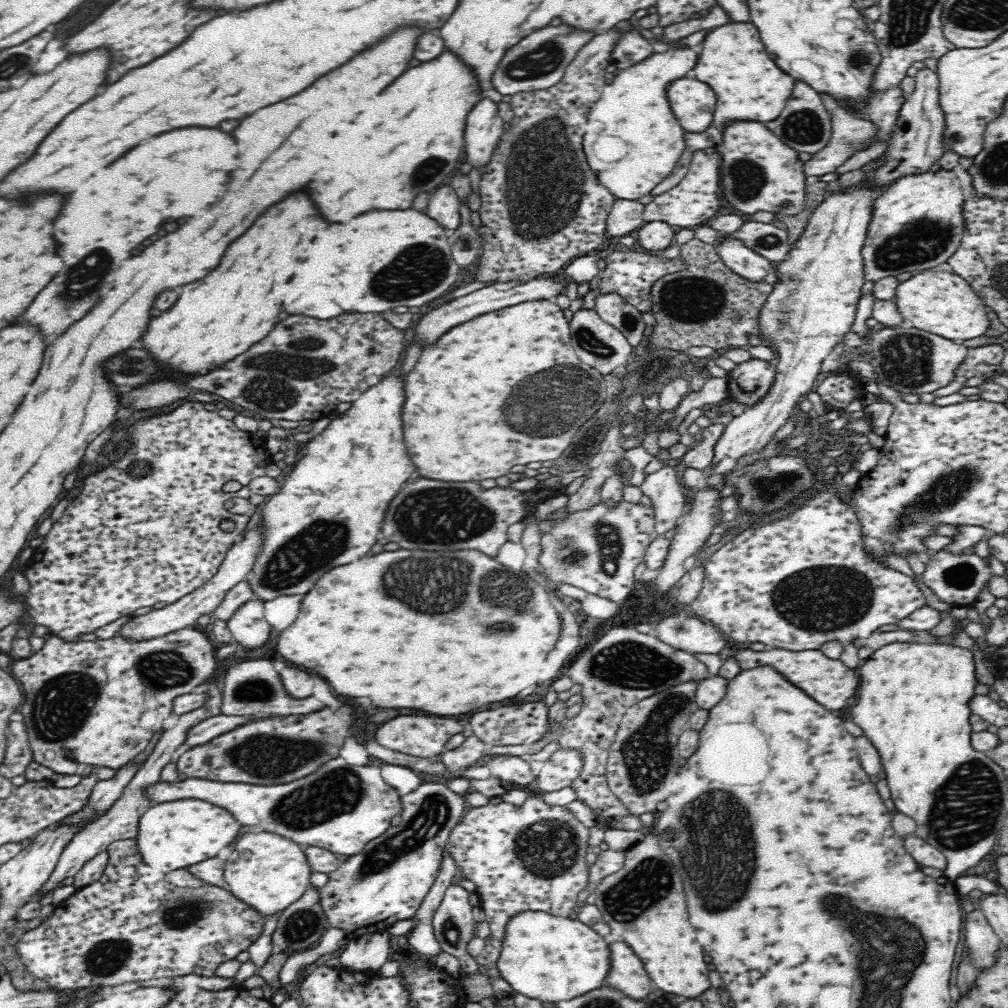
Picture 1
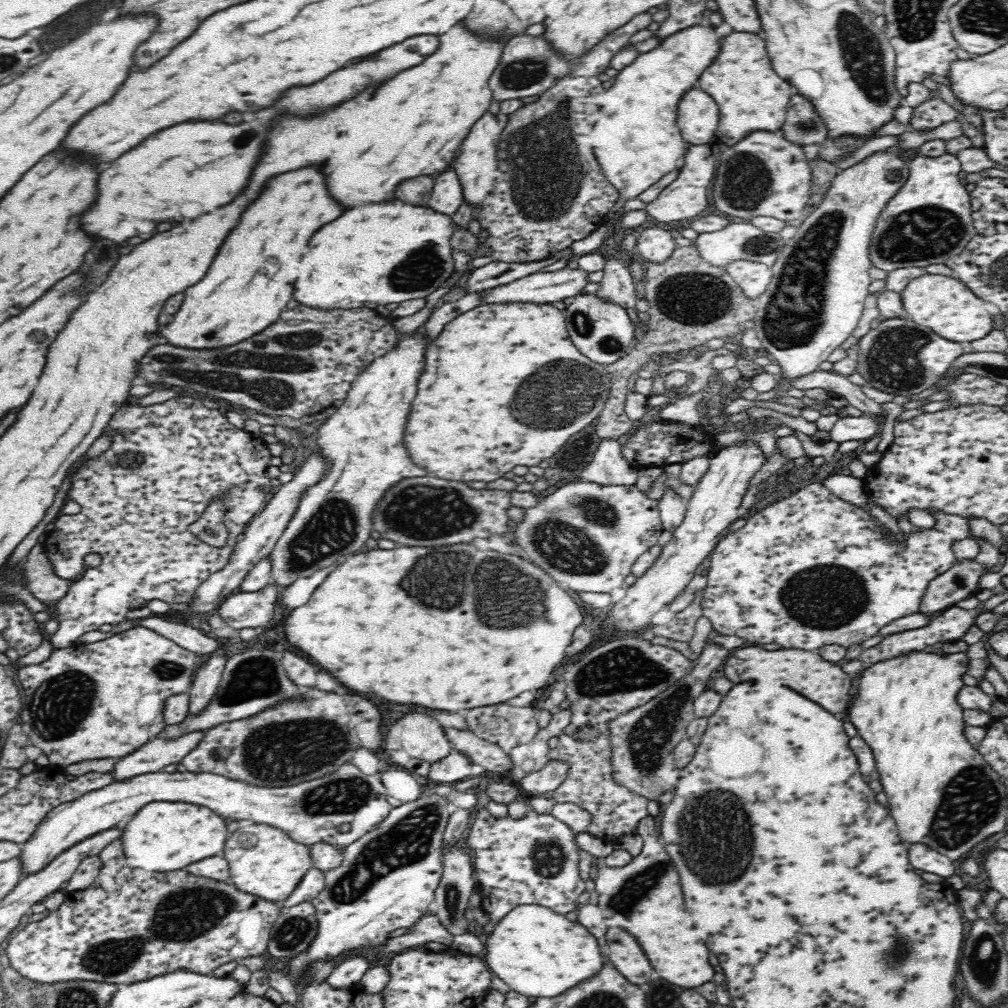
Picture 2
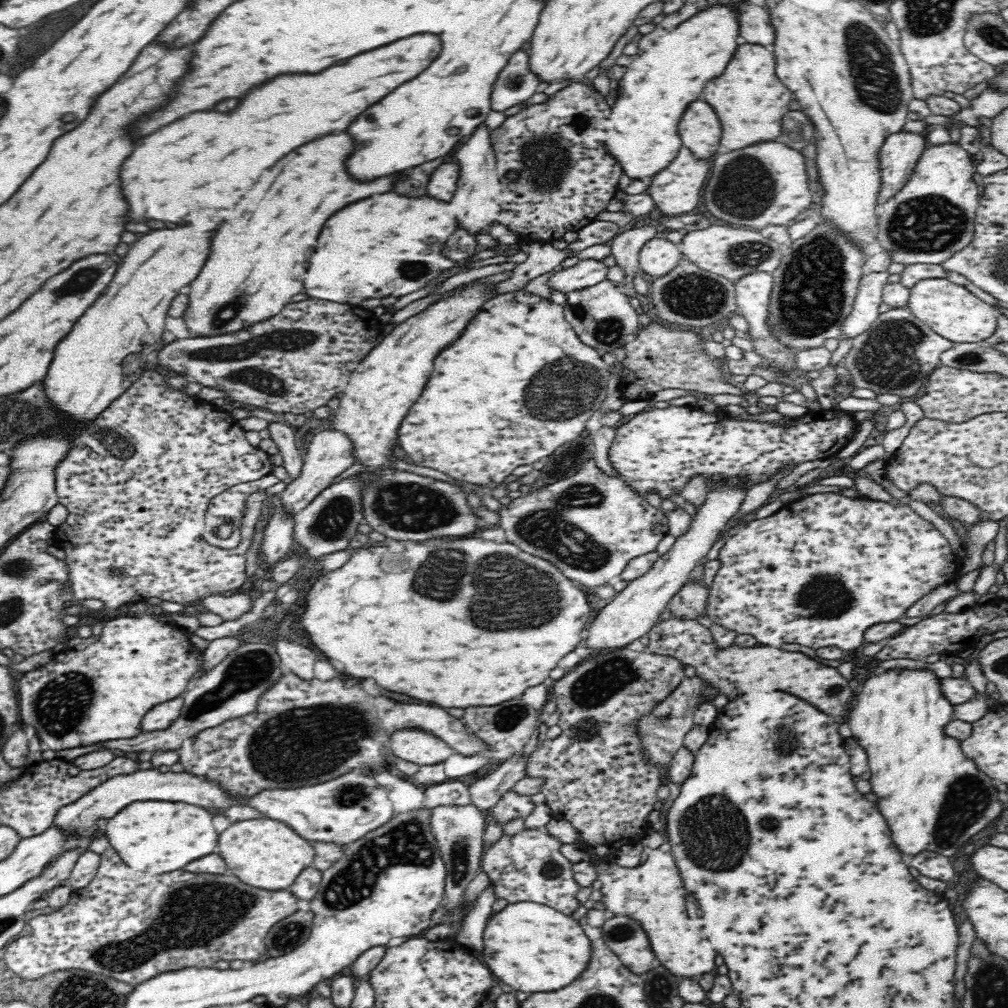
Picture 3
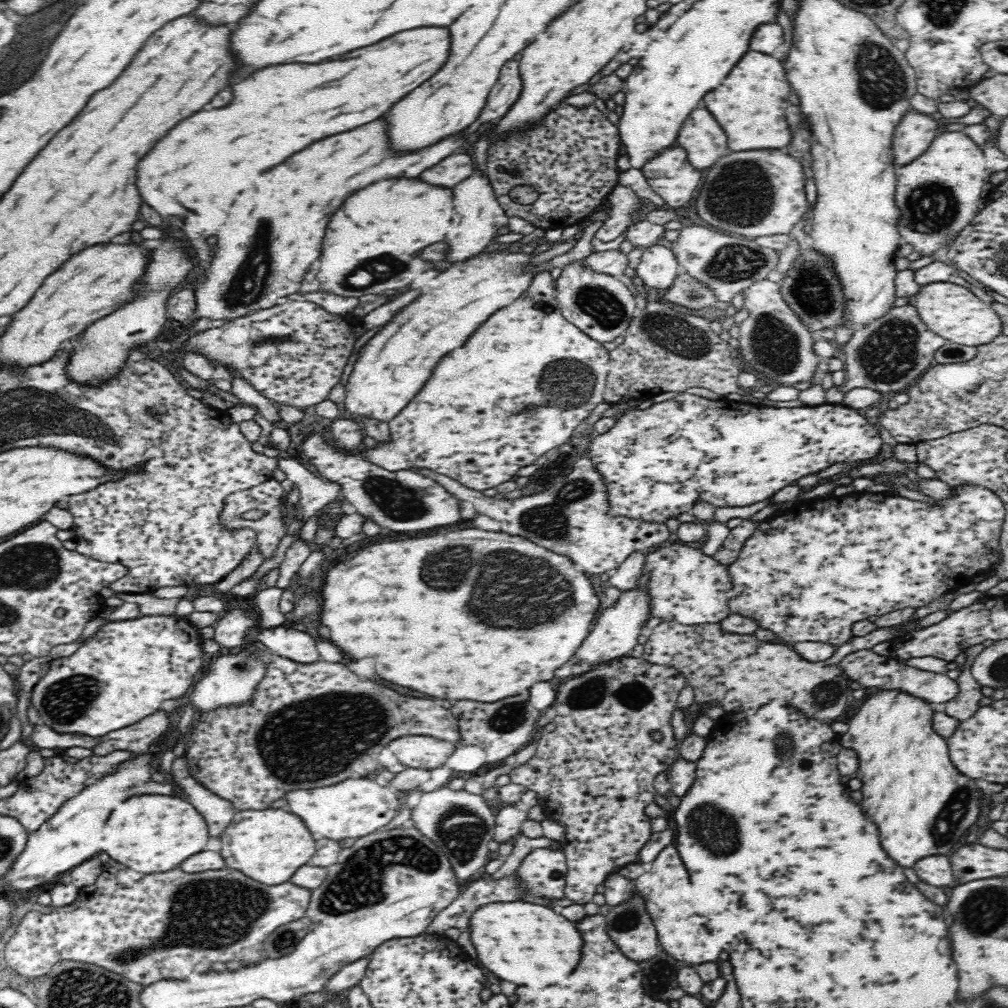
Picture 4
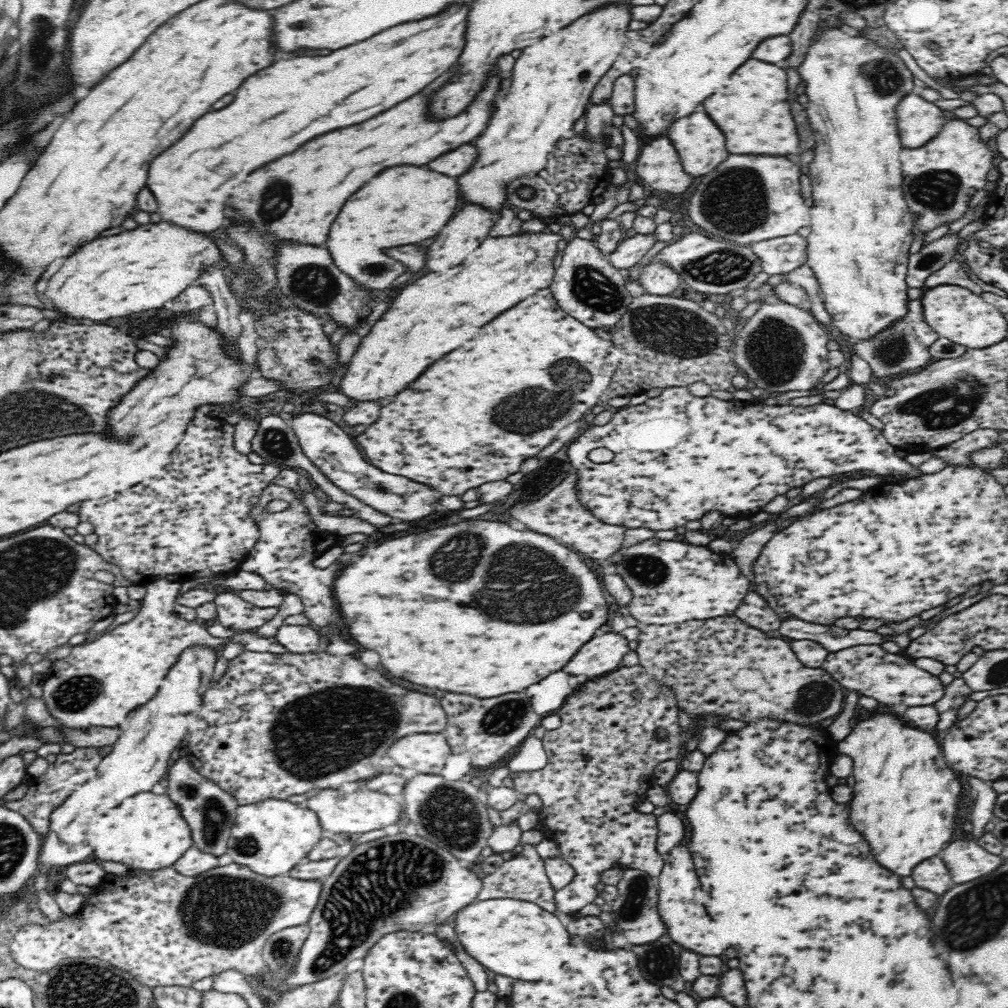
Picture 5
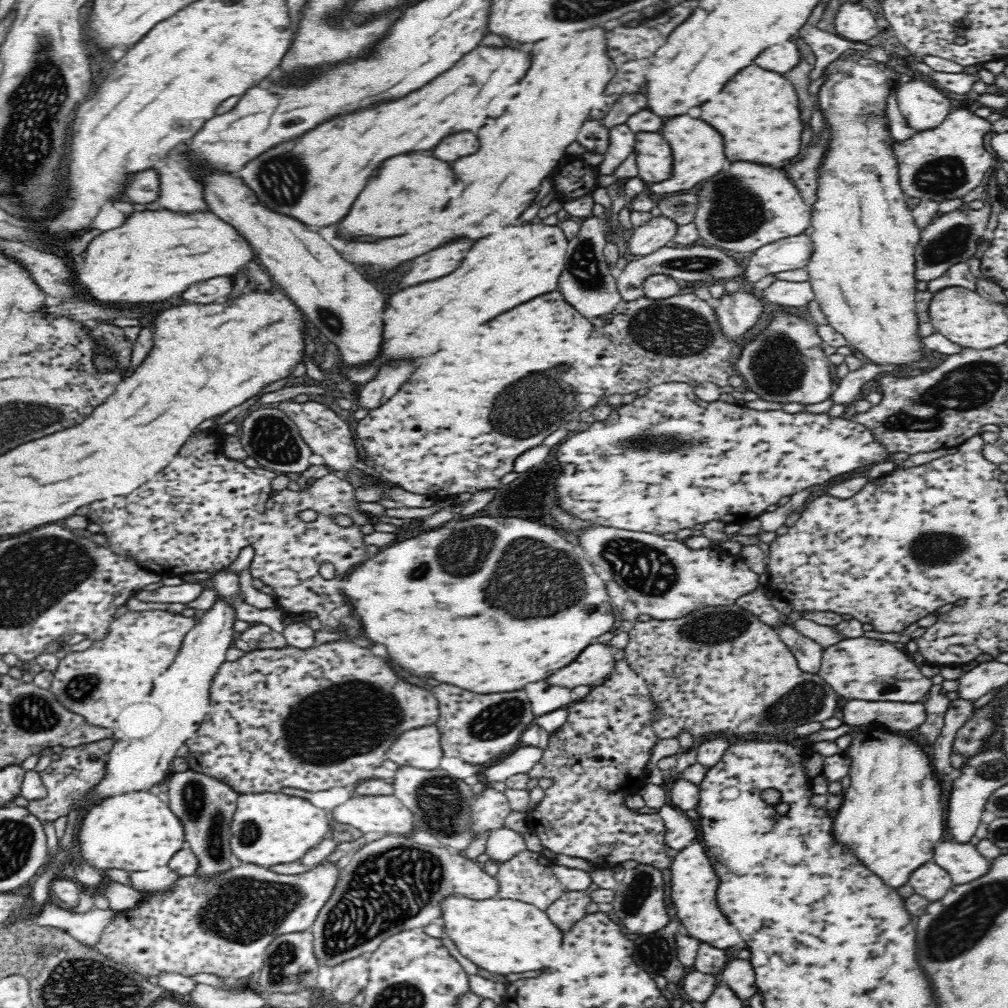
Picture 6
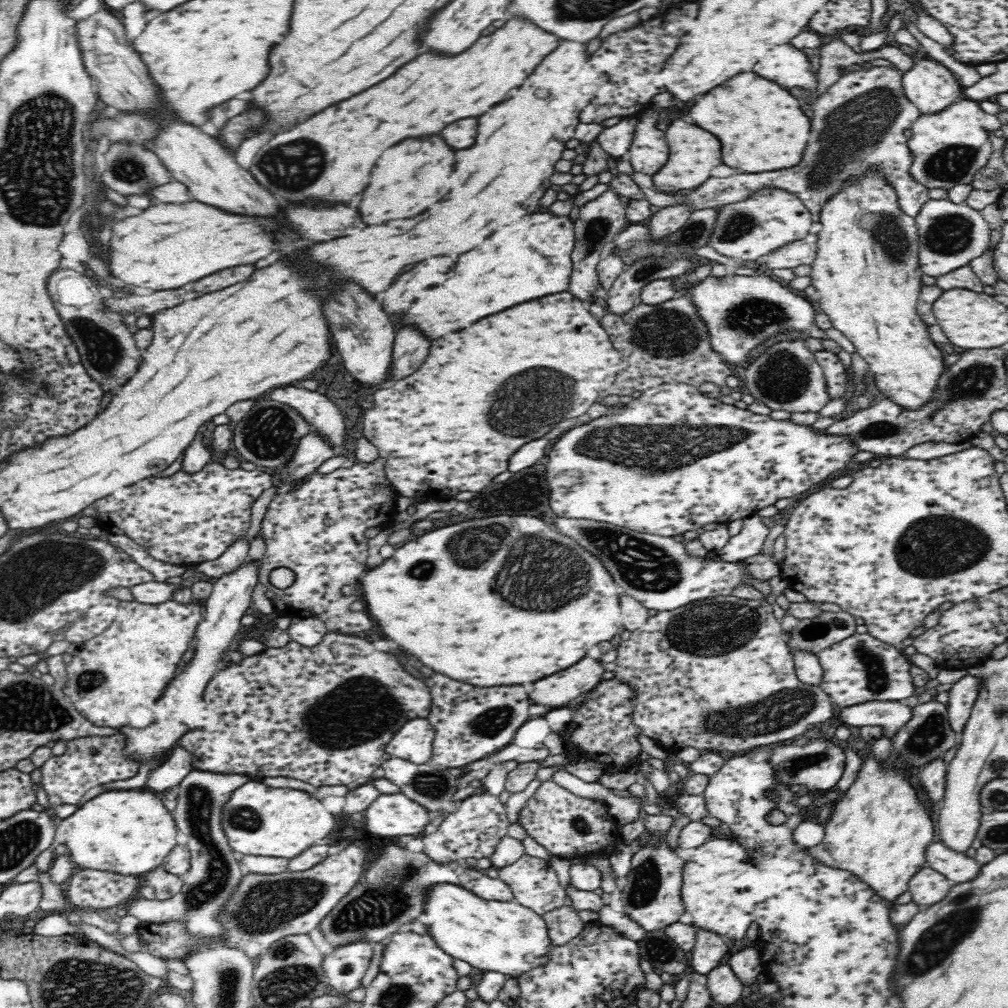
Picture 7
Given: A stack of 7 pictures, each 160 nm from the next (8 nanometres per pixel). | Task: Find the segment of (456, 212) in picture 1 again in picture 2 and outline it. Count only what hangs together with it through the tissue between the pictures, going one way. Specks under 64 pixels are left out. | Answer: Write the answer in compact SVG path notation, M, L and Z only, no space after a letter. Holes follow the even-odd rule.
M449 169L444 174L436 176L436 184L430 194L428 206L452 216L462 203L462 187L454 170Z

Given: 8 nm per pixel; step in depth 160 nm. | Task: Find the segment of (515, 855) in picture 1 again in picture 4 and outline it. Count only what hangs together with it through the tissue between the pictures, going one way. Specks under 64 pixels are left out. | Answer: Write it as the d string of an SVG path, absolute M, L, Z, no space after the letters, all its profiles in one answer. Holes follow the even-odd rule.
M538 848L530 852L518 868L518 877L526 883L526 902L543 904L542 897L562 898L567 878L567 860L562 851Z

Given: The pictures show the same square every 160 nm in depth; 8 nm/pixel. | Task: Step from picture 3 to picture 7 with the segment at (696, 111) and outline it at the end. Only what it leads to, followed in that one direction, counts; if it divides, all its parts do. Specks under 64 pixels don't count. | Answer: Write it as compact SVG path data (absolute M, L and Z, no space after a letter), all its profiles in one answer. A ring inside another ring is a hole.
M674 120L665 130L665 139L669 146L669 158L658 172L652 174L654 186L663 193L686 193L699 187L712 176L712 168L722 164L720 160L720 142L710 132L686 124L684 120Z

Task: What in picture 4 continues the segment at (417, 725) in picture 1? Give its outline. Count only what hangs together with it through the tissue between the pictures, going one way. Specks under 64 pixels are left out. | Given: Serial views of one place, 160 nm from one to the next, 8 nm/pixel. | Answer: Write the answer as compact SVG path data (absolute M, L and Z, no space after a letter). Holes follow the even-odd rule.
M403 736L389 742L387 747L407 767L430 771L446 763L455 743L431 736Z

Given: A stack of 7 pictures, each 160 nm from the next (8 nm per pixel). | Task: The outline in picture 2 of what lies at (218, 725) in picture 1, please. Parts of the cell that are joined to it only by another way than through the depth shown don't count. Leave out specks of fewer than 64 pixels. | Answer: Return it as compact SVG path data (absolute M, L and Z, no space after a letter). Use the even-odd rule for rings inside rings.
M204 731L189 732L180 738L166 740L157 736L134 752L117 759L113 773L115 780L126 780L138 774L160 772L168 764L178 764L200 740Z

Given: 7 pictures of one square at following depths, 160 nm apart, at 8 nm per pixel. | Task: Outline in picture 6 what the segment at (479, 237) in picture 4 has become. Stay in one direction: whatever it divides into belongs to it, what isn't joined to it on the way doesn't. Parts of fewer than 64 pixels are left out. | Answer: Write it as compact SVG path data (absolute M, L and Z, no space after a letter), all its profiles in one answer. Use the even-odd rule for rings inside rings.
M454 240L438 250L432 250L420 258L414 258L410 272L400 280L400 288L408 288L420 282L428 282L434 278L442 278L456 270L470 250L474 242L470 240Z

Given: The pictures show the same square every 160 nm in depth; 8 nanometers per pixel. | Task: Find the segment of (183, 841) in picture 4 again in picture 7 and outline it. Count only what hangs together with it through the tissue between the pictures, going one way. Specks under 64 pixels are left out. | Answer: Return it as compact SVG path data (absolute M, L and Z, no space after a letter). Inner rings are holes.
M146 789L105 791L85 801L68 818L54 816L53 843L66 845L78 870L108 870L122 876L144 876L160 866L176 846L176 824L160 798L162 795Z

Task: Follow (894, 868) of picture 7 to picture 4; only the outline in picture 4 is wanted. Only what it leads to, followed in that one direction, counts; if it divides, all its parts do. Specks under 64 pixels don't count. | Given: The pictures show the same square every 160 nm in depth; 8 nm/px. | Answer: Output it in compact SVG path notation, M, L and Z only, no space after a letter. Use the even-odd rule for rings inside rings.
M881 690L877 694L871 694L866 698L858 713L855 714L852 719L847 723L849 728L846 734L842 734L842 746L844 748L852 748L856 750L858 754L858 760L860 760L860 770L858 770L858 776L862 780L862 812L866 812L866 816L878 826L880 830L880 842L882 842L882 848L886 850L886 854L898 862L900 866L904 868L912 868L914 862L918 862L918 858L924 858L924 856L934 856L934 854L948 854L950 850L954 850L956 842L964 836L964 832L976 822L978 814L980 814L980 808L982 808L982 789L980 790L976 785L976 781L972 778L966 777L966 775L960 773L956 767L950 761L948 745L945 737L940 736L932 729L932 708L928 706L926 701L921 698L916 698L908 693L896 692L894 690Z

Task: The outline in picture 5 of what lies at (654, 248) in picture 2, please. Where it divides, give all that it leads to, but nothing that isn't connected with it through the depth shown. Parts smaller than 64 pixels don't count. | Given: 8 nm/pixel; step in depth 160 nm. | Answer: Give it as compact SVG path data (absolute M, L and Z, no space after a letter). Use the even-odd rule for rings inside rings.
M660 261L646 265L638 281L646 293L651 295L668 296L681 290L680 275Z

